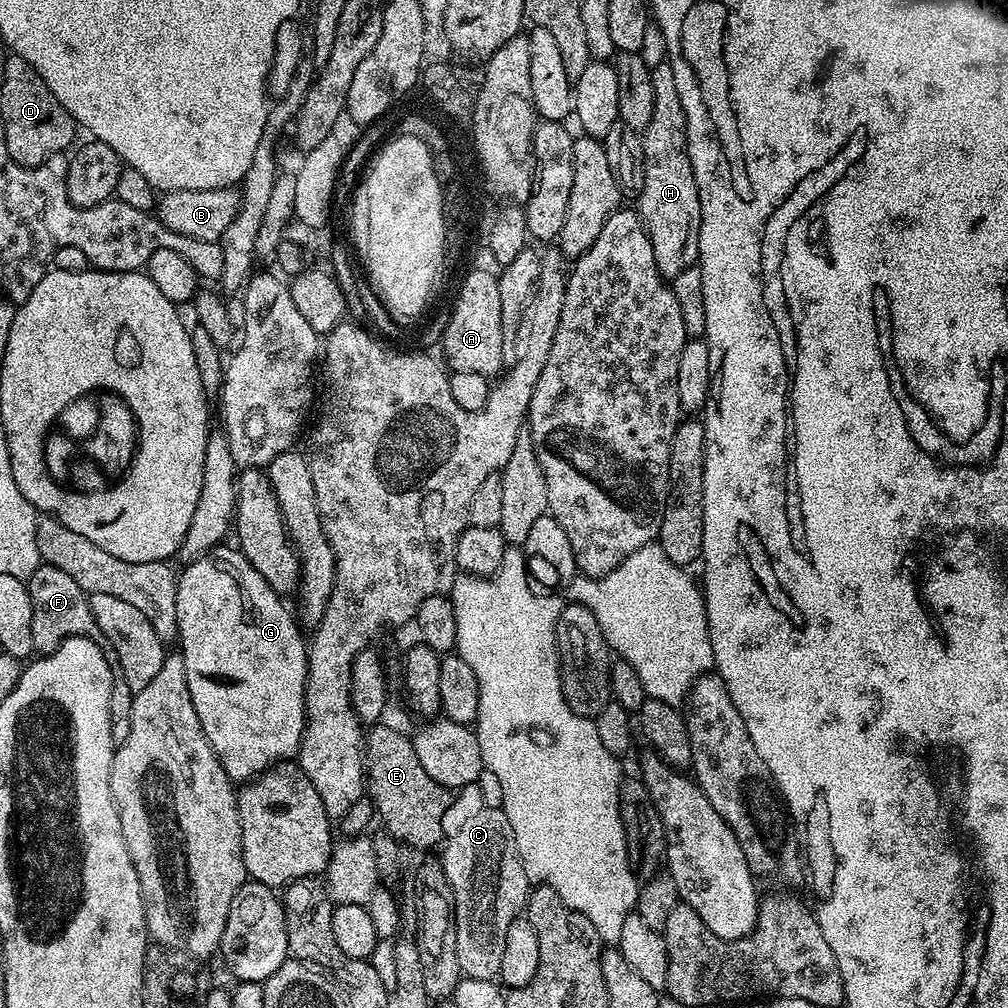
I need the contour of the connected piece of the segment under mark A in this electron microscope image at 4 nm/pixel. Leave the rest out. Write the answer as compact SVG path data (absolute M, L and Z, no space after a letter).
M485 272L469 276L467 284L456 293L452 315L449 318L452 327L447 327L442 332L445 356L443 359L446 364L448 359L447 367L452 372L469 372L492 378L505 367L501 310L498 276L488 276Z

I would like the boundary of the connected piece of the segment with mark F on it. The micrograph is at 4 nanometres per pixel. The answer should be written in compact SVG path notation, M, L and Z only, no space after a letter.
M43 562L34 570L34 574L28 577L26 583L30 594L30 602L32 603L30 635L34 638L33 653L47 654L52 652L61 642L70 639L71 636L81 636L90 642L94 642L98 646L98 650L102 650L102 658L106 658L106 662L112 671L112 742L113 745L126 742L126 737L130 735L130 718L132 717L134 693L126 682L126 674L122 674L122 661L118 659L118 650L114 650L110 638L106 638L106 634L102 634L102 630L98 630L98 622L94 622L94 614L90 614L89 593L84 592L82 586L78 586L78 582L74 582L74 578L70 578L70 574L58 570L58 566L50 566Z

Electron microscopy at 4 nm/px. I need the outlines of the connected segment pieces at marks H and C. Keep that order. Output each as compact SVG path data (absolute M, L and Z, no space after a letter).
M665 62L652 69L654 82L654 114L643 130L644 137L644 185L638 193L638 211L644 219L644 228L654 246L654 262L661 276L671 278L682 274L682 270L693 267L699 261L698 234L700 233L700 199L698 186L694 182L694 170L690 166L686 114L682 110L682 98L678 98L678 86L674 82L672 65Z
M469 786L459 789L453 795L452 805L442 818L444 839L442 863L448 885L452 888L452 906L456 922L456 953L461 973L467 978L496 980L502 966L502 953L506 947L506 929L525 911L530 891L530 881L514 842L514 830L506 818L503 807L488 804L479 792L479 787Z

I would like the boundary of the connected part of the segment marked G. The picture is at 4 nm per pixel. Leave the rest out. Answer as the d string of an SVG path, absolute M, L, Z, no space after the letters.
M217 546L205 556L199 556L196 560L187 561L183 565L184 573L179 573L176 581L176 597L178 598L178 648L186 662L186 682L190 686L190 698L194 702L194 710L198 710L198 718L202 722L202 730L218 758L218 762L223 766L226 774L234 782L247 782L255 780L260 773L273 764L280 763L281 760L292 760L299 753L300 739L304 733L304 691L306 690L306 678L308 677L308 644L305 633L298 623L297 617L288 613L285 601L278 593L272 589L250 566L250 562L245 558L243 552L235 547Z

